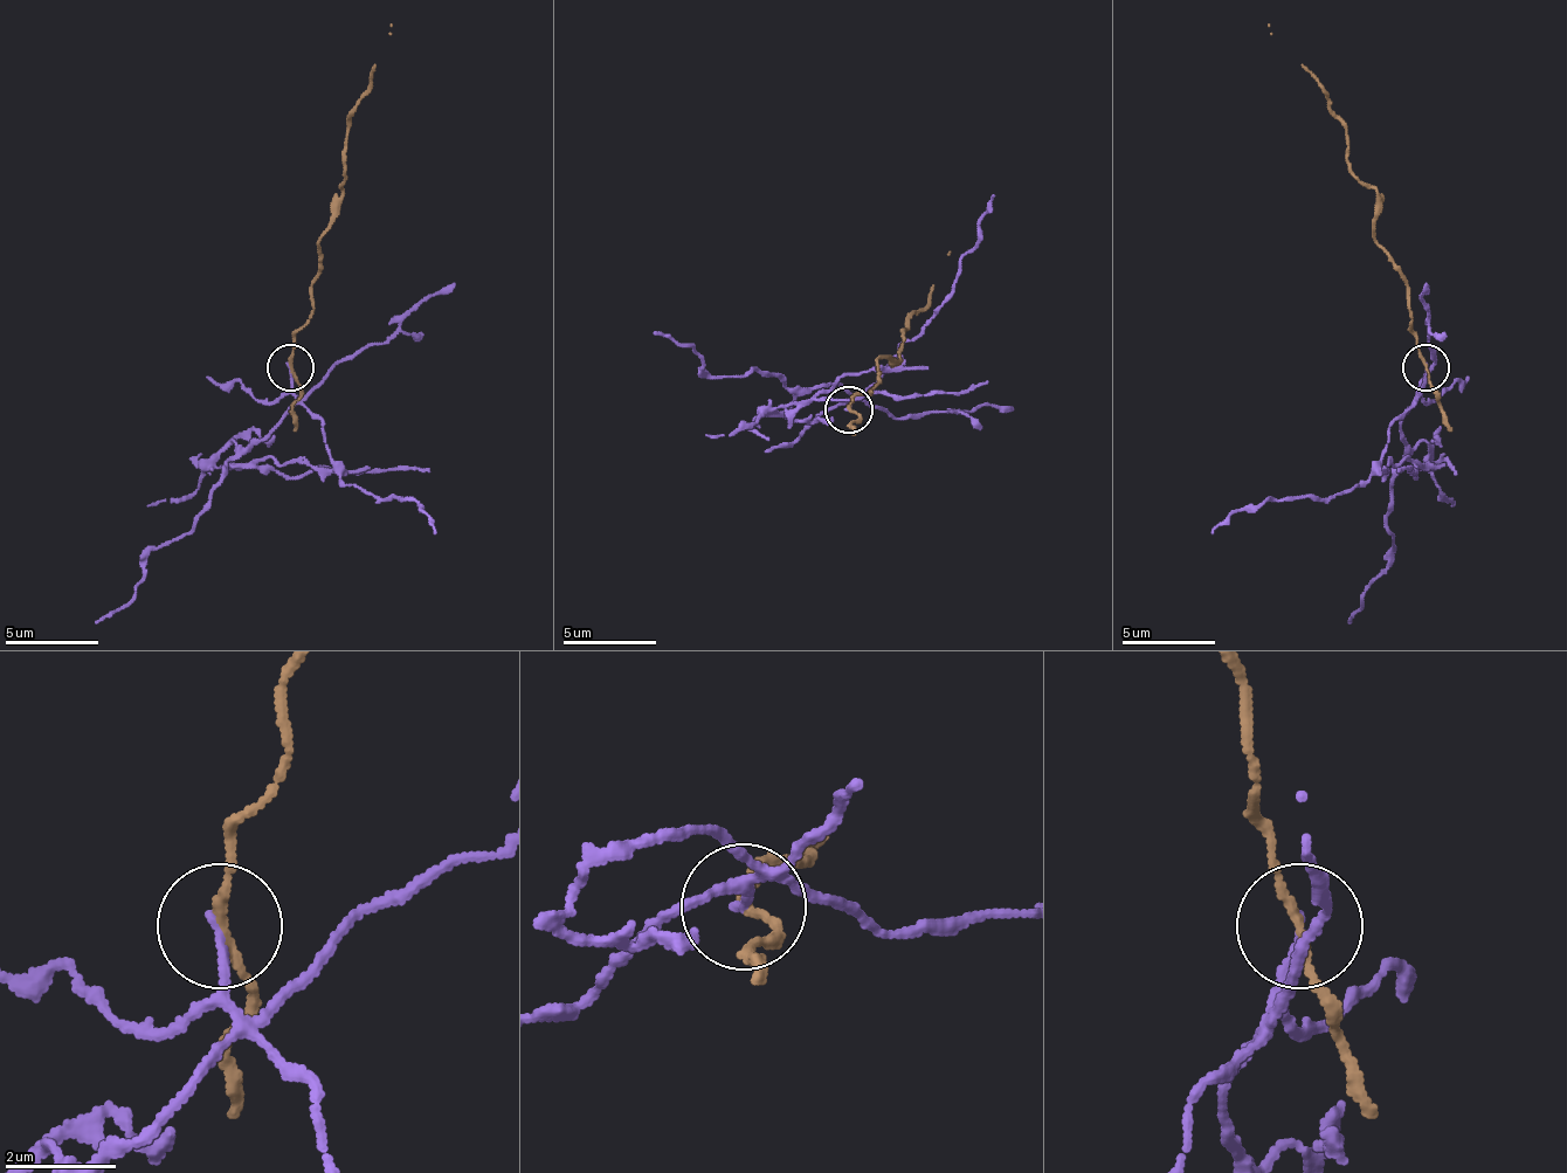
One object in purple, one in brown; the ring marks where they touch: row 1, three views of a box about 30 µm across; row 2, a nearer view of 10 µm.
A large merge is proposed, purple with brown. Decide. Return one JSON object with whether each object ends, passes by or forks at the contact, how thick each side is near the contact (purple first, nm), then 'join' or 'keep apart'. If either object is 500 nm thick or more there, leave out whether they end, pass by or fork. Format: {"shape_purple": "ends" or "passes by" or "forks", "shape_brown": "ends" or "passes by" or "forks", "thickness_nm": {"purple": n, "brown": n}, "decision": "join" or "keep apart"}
{"shape_purple": "ends", "shape_brown": "passes by", "thickness_nm": {"purple": 150, "brown": 140}, "decision": "keep apart"}

